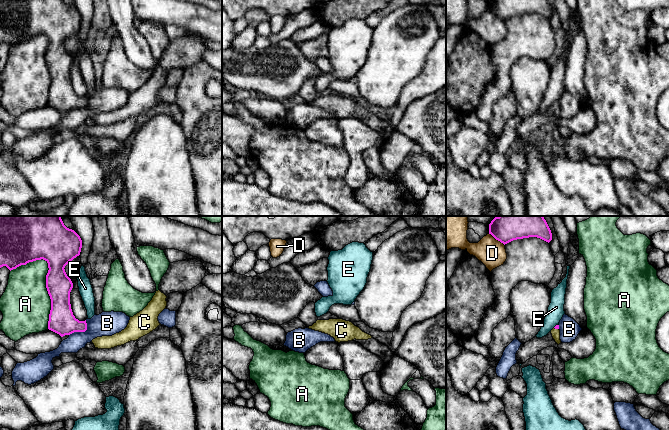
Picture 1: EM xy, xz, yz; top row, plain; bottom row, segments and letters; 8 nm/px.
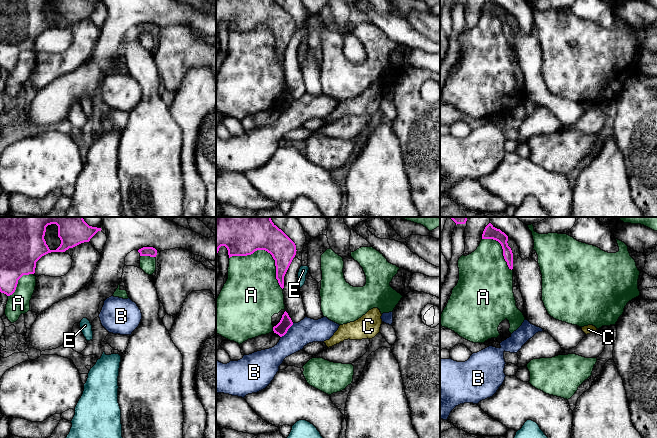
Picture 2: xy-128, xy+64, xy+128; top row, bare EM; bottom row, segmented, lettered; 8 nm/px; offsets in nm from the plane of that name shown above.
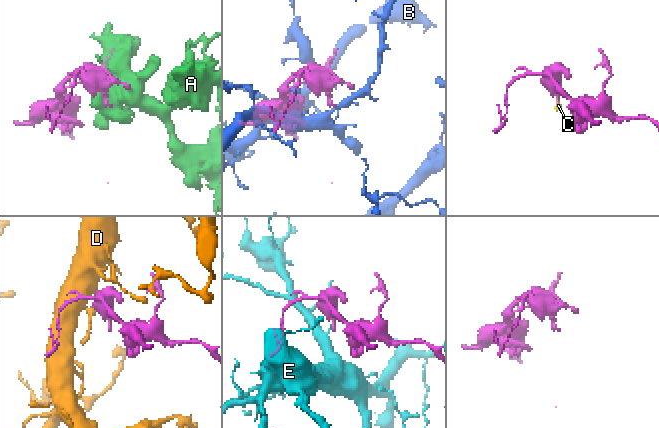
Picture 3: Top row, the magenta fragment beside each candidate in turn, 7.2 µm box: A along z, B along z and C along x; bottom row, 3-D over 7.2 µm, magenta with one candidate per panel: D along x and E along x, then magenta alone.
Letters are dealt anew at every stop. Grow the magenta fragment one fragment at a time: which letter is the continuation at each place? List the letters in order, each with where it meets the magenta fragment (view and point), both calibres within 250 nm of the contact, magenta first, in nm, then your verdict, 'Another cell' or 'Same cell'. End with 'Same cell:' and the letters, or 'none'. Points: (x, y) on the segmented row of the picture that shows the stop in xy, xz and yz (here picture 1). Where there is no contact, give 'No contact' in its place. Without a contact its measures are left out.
A: Touches magenta at xy (48, 293). Thickness 200 nm (magenta) against 400 nm. Another cell
B: Touches magenta at xy (82, 331). Thickness 200 nm (magenta) against 190 nm. Another cell
C: Touches magenta at yz (556, 328). Thickness 30 nm (magenta) against 70 nm. Same cell
D: Touches magenta at yz (497, 239). Thickness 340 nm (magenta) against 220 nm. Another cell
E: Touches magenta at yz (556, 325). Thickness 30 nm (magenta) against 130 nm. Another cell
Same cell: C

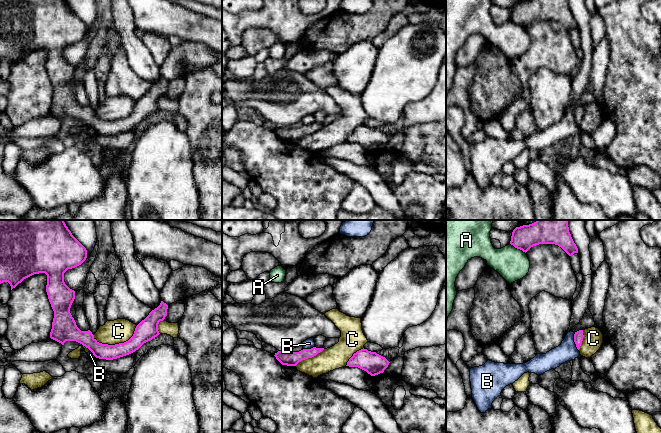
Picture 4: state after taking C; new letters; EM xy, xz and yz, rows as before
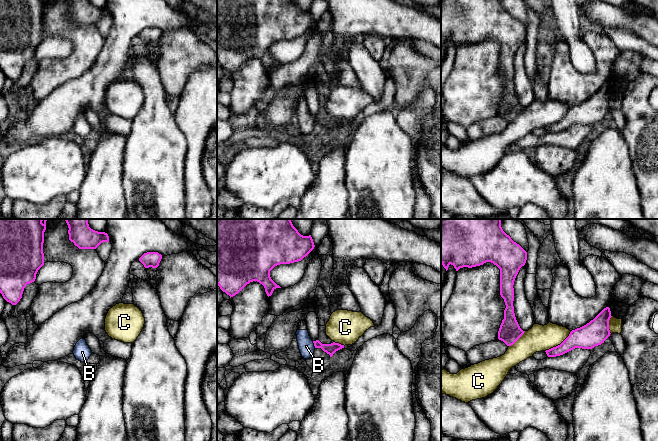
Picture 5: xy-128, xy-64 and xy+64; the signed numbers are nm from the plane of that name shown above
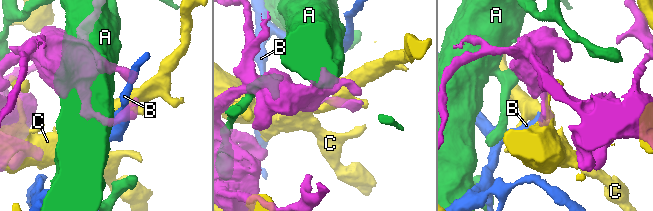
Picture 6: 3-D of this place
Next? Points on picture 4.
A: Touches magenta at yz (518, 248). Thickness 200 nm (magenta) against 260 nm. Another cell
B: Touches magenta at yz (574, 341). Thickness 80 nm (magenta) against 160 nm. Another cell
C: Touches magenta at xy (116, 344). Thickness 160 nm (magenta) against 190 nm. Another cell
Same cell: none

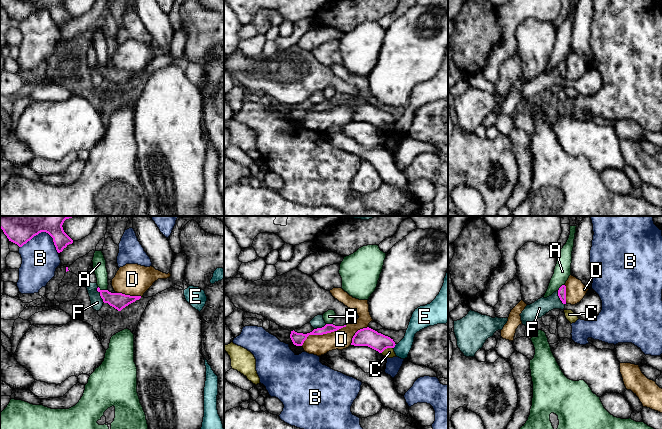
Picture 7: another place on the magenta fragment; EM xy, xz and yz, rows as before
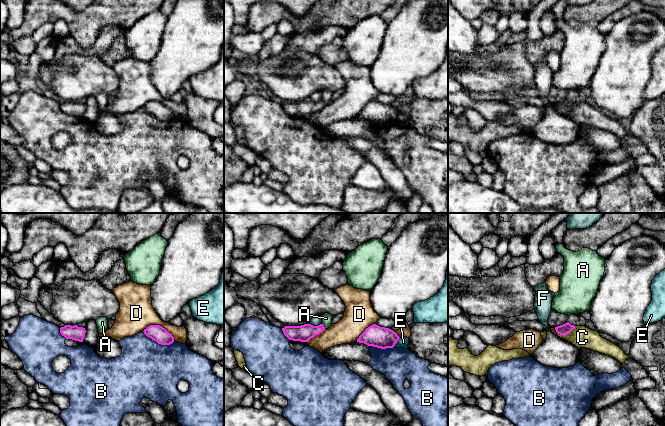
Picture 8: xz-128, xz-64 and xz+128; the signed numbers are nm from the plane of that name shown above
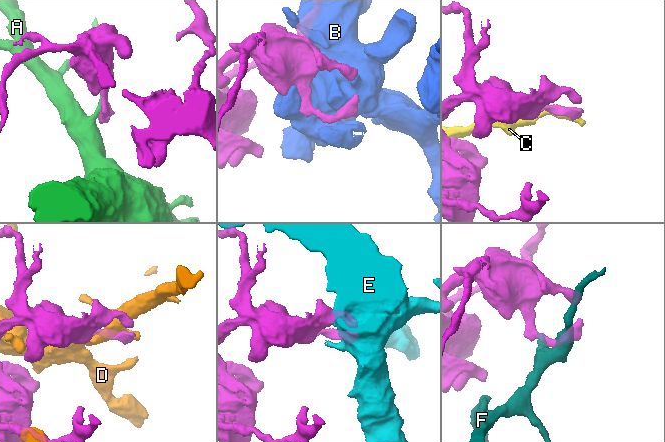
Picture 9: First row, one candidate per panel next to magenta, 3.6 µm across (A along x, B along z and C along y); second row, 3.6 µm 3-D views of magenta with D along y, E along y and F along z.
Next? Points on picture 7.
A: Touches magenta at xy (102, 290). Thickness 130 nm (magenta) against 110 nm. Another cell
B: Touches magenta at xy (43, 231). Thickness 380 nm (magenta) against 300 nm. Another cell
C: Touches magenta at xz (386, 348). Thickness 140 nm (magenta) against 80 nm. Another cell
D: Touches magenta at xz (322, 334). Thickness 100 nm (magenta) against 160 nm. Another cell
E: Touches magenta at xz (394, 346). Thickness 140 nm (magenta) against 120 nm. Another cell
F: Touches magenta at xy (100, 295). Thickness 130 nm (magenta) against 100 nm. Another cell
Same cell: none

